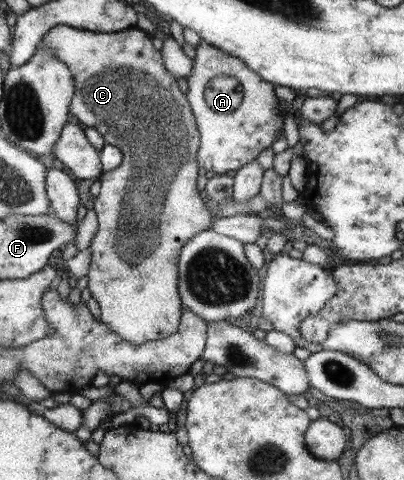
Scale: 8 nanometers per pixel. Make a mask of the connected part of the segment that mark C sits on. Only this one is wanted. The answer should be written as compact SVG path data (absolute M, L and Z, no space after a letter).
M59 24L51 27L49 31L45 32L45 35L42 35L41 43L37 47L49 48L53 52L53 56L63 63L63 65L67 66L69 73L72 75L74 93L68 108L71 115L83 125L95 128L103 136L105 144L117 147L123 155L122 163L119 166L108 171L107 174L100 175L98 179L100 189L98 195L93 199L92 209L97 215L99 226L88 246L89 250L91 250L91 257L86 276L88 279L87 289L89 290L89 294L95 299L100 309L99 322L105 324L105 327L114 334L117 334L119 338L133 345L166 338L173 334L179 327L181 304L177 289L177 256L183 245L187 243L187 240L207 229L213 221L212 215L205 208L200 197L201 191L197 187L199 167L196 163L196 154L200 145L200 137L192 112L190 111L190 106L186 101L185 95L179 91L179 87L177 87L173 76L165 70L161 53L159 53L159 50L153 48L151 40L152 37L149 34L136 27L113 33L95 33L93 31L79 30Z

